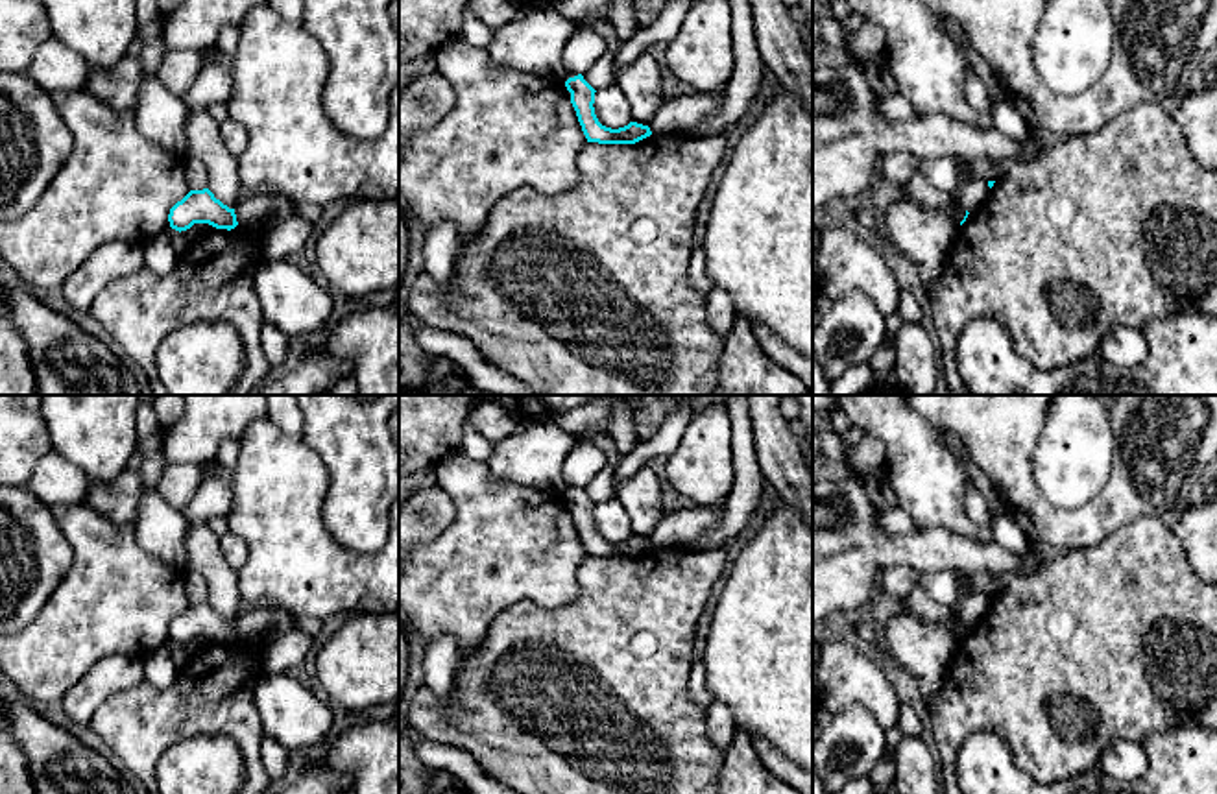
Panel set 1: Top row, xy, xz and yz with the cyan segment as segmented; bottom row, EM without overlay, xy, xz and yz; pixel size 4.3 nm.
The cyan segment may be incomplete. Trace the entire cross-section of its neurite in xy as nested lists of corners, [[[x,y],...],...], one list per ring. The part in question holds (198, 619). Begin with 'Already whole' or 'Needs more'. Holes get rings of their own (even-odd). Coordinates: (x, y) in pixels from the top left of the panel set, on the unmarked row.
Already whole. [[[209,602],[190,604],[168,628],[170,641],[187,644],[194,637],[209,637],[216,643],[235,643],[238,639],[235,622],[229,622]]]

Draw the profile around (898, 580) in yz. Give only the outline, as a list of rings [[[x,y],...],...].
[[[907,563],[892,565],[879,576],[885,593],[901,602],[920,585],[920,572]]]

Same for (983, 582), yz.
[[[1032,547],[1027,548],[1025,554],[1019,556],[1023,561],[1023,569],[1018,572],[1003,572],[999,576],[992,576],[988,572],[971,572],[970,580],[977,593],[997,595],[1001,593],[1012,580],[1034,574],[1042,558],[1036,554]]]

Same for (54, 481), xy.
[[[54,449],[37,462],[26,486],[42,504],[54,508],[87,502],[90,480]]]

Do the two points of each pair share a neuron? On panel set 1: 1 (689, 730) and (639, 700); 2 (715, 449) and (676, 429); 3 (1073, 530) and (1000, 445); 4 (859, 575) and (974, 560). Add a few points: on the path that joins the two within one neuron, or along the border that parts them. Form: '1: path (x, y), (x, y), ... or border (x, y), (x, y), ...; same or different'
1: path (676, 730), (669, 730), (652, 713); same
2: border (693, 418), (678, 447), (667, 458); different
3: path (1049, 519), (1020, 490), (1011, 469); same
4: path (887, 551), (946, 551); same

